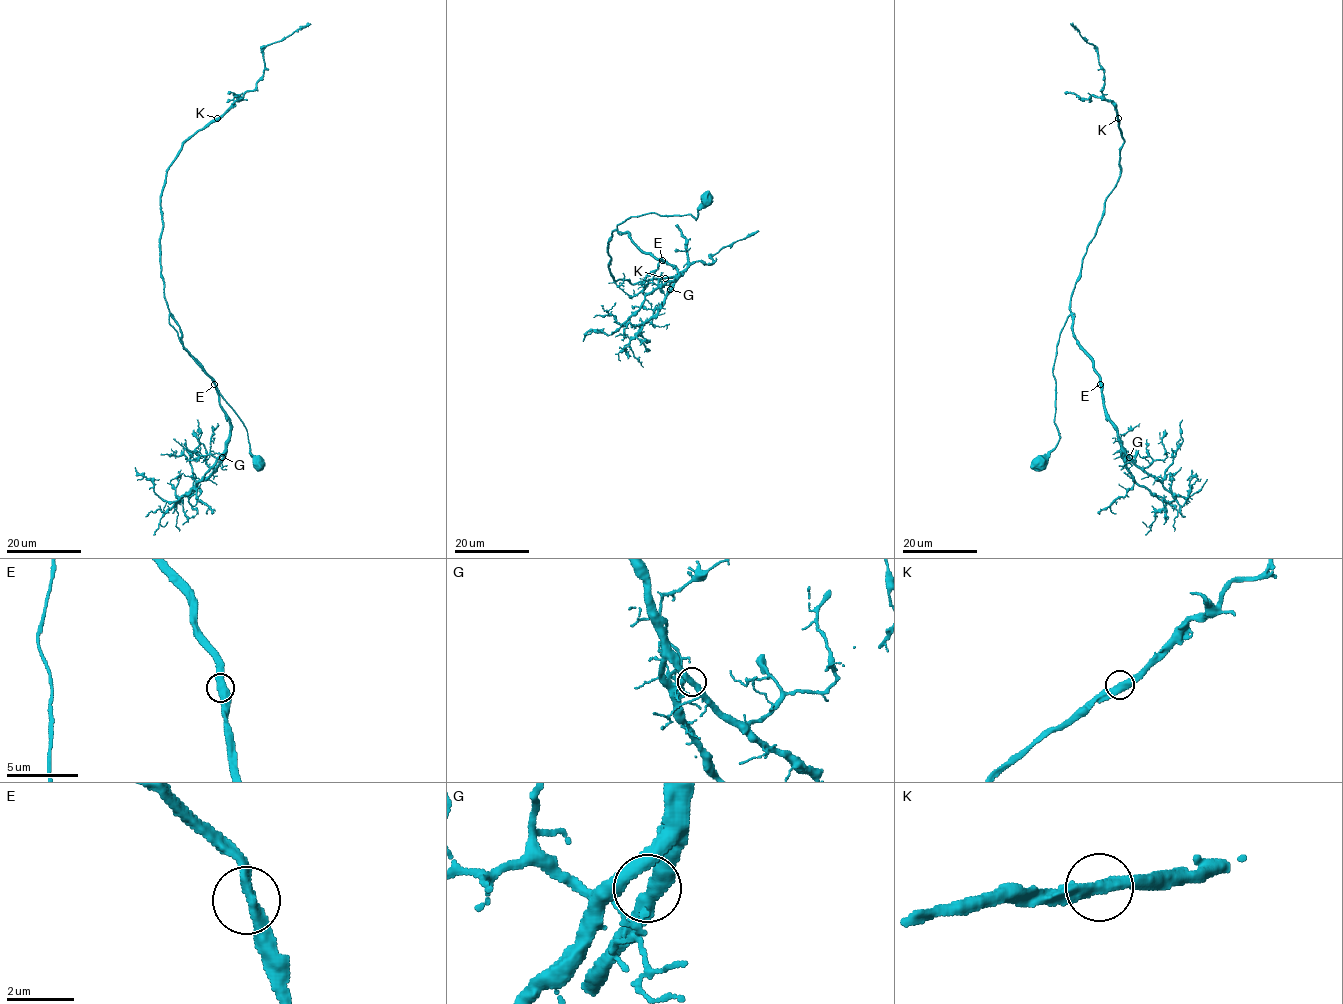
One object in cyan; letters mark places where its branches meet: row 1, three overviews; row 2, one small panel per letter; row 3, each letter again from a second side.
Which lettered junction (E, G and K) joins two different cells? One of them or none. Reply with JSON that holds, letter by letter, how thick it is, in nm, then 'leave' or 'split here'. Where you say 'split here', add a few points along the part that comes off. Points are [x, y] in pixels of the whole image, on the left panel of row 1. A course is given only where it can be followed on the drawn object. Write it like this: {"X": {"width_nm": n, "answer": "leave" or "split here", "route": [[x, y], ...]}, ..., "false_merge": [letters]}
{"E": {"width_nm": 420, "answer": "leave"}, "G": {"width_nm": 420, "answer": "leave"}, "K": {"width_nm": 440, "answer": "leave"}, "false_merge": []}

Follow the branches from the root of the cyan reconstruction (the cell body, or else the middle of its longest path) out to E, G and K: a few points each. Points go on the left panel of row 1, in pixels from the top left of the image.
E: (259, 463), (251, 454), (243, 421), (183, 346), (169, 321), (170, 315), (179, 327), (183, 348), (214, 384)
G: (259, 463), (243, 421), (183, 346), (170, 315), (183, 348), (213, 379), (230, 422), (222, 457)
K: (259, 463), (251, 454), (243, 421), (170, 323), (161, 278), (160, 193), (167, 168), (191, 136), (217, 118)

